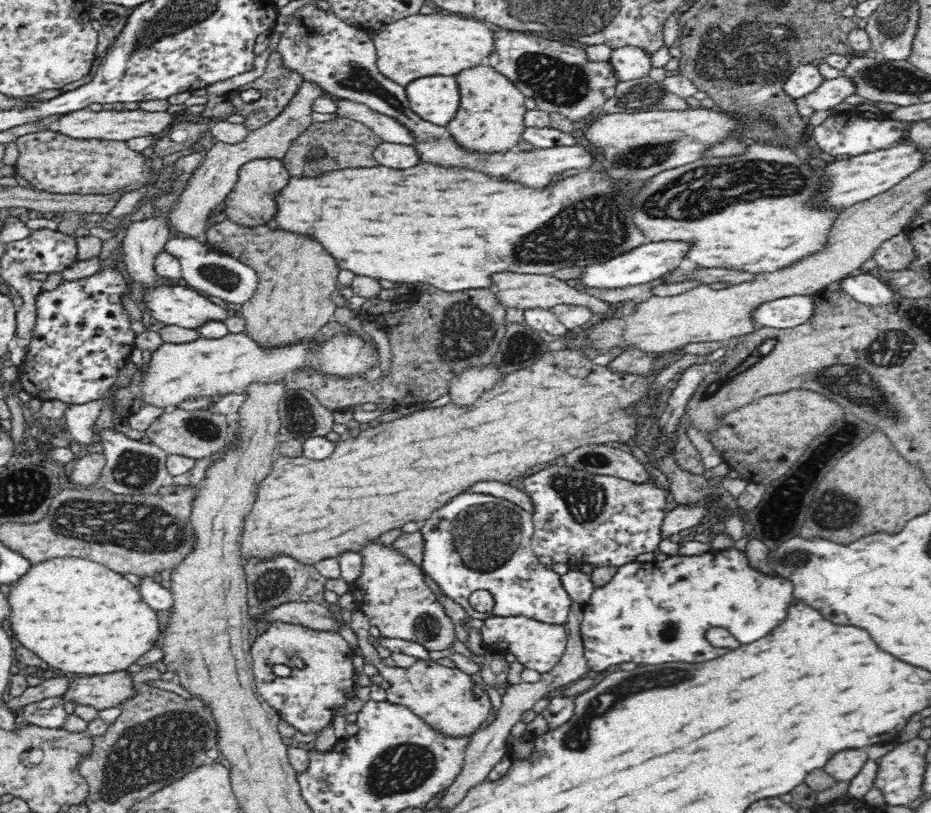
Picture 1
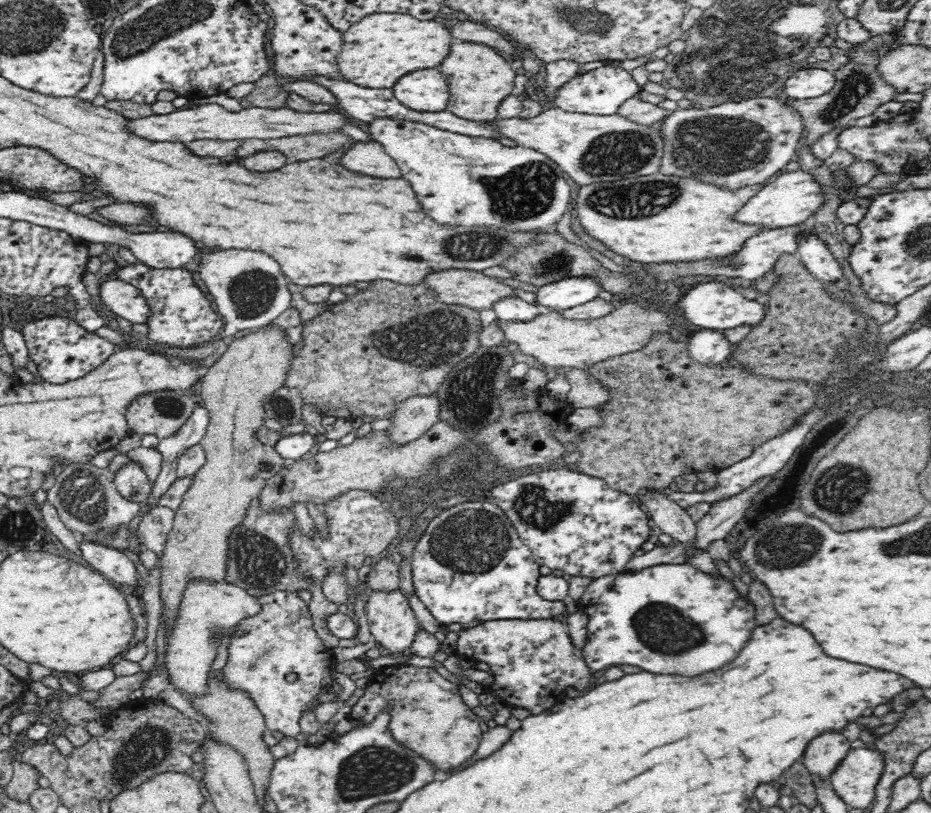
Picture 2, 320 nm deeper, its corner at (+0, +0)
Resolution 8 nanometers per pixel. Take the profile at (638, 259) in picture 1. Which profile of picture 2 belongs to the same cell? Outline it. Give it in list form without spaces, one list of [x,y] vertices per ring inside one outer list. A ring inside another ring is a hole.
[[[570,275],[538,287],[536,300],[543,310],[546,306],[560,312],[598,298],[602,290],[604,285],[594,275]]]

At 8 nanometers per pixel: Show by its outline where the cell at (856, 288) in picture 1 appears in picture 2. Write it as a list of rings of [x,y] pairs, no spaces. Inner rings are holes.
[[[804,234],[800,238],[796,254],[803,265],[822,282],[838,282],[844,279],[840,261],[815,234]]]

